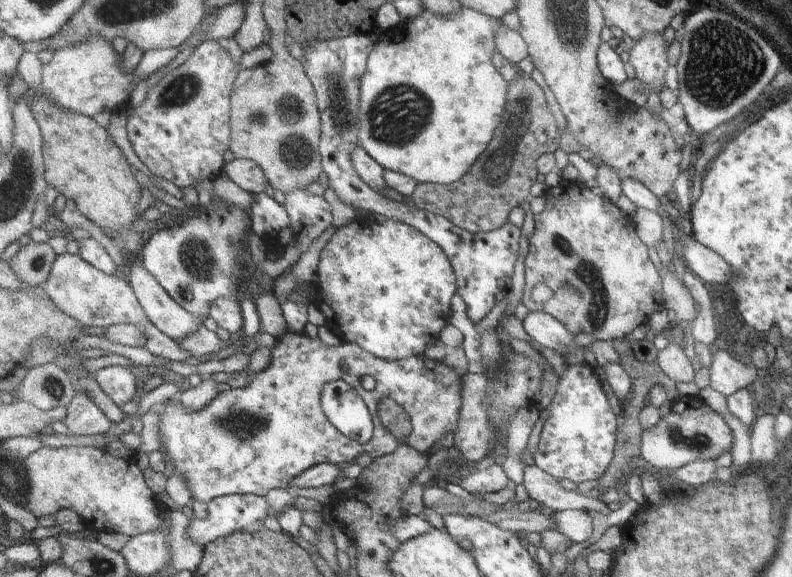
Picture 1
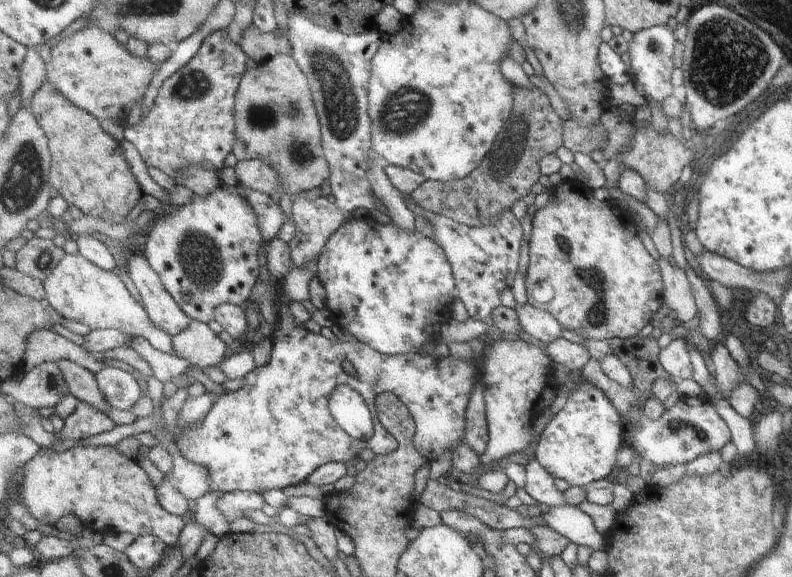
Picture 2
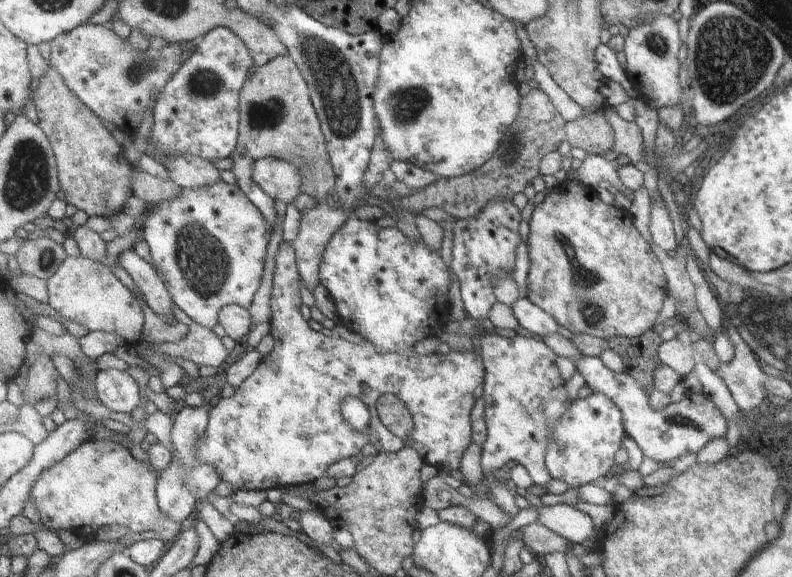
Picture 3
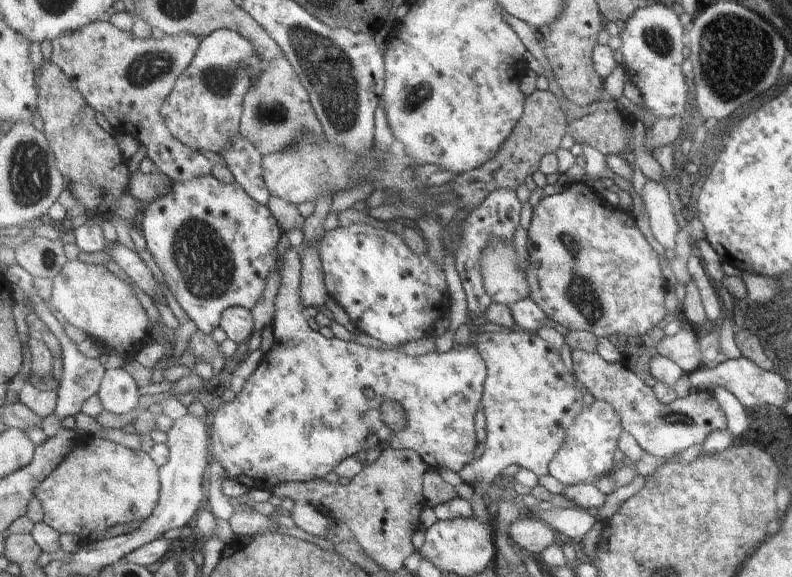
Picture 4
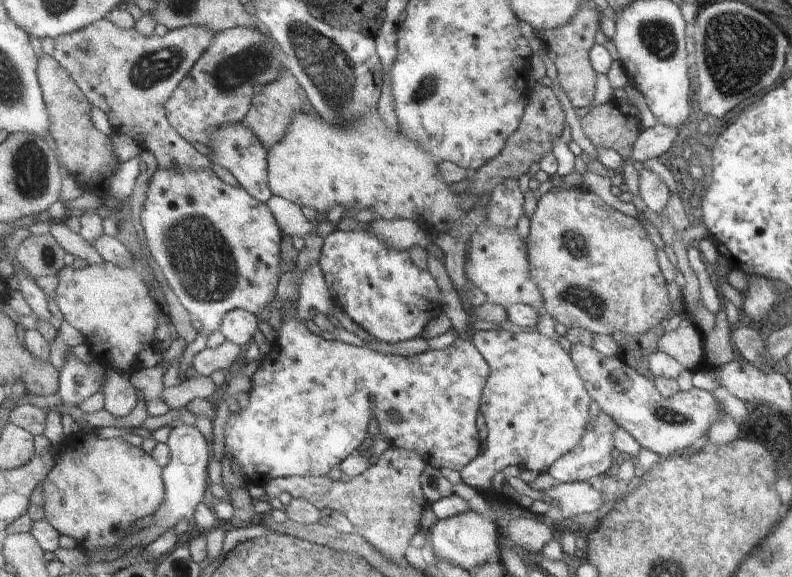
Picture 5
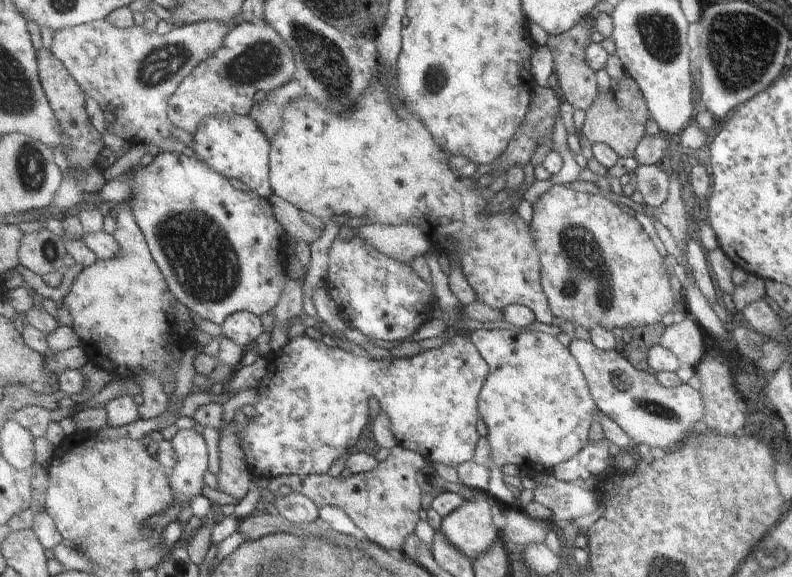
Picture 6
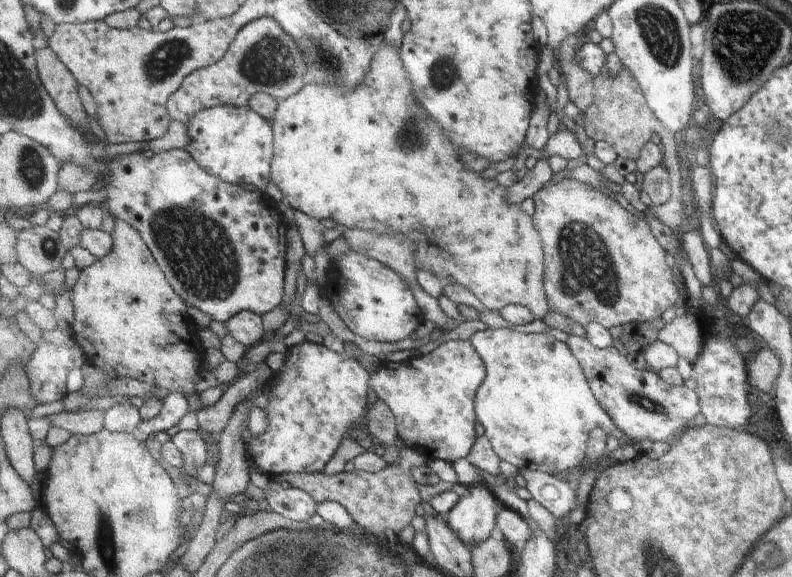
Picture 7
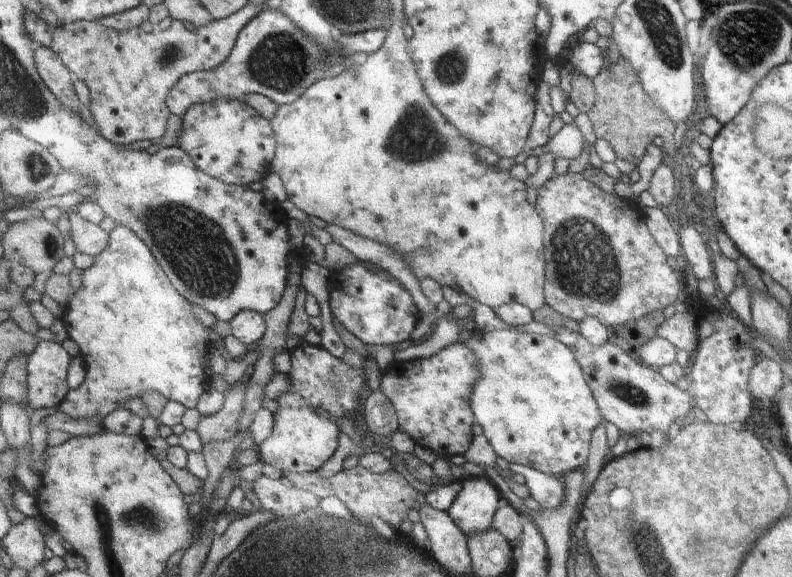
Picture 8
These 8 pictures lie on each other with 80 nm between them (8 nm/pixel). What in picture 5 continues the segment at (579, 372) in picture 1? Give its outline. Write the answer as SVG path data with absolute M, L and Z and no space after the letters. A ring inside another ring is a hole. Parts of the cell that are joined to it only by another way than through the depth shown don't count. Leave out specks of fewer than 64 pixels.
M600 410L598 417L590 420L586 433L579 444L565 456L562 456L549 470L551 477L561 483L580 483L607 474L613 466L614 430L619 427L607 413Z

